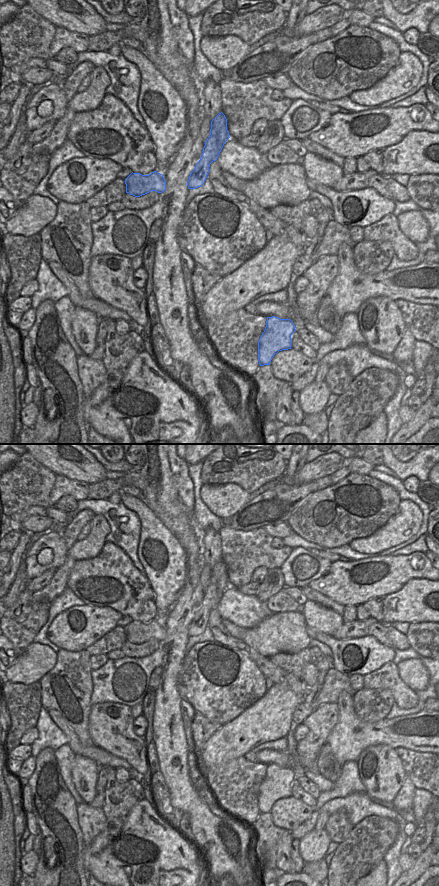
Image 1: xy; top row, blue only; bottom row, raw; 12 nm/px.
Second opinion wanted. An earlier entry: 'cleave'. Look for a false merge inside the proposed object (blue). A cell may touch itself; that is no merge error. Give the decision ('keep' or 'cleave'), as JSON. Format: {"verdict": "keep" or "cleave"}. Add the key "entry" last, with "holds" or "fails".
{"verdict": "keep", "entry": "fails"}

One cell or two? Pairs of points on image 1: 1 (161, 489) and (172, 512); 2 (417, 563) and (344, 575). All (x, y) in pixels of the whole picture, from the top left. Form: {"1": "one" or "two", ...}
{"1": "one", "2": "one"}

